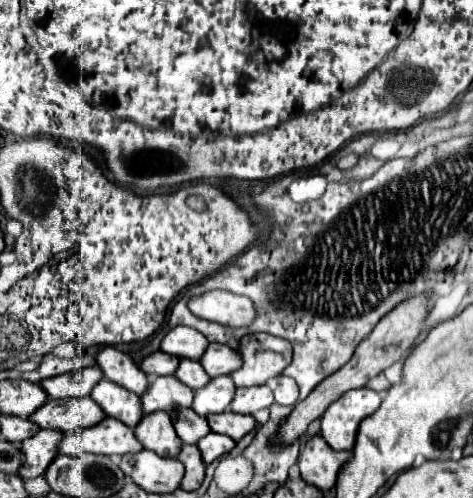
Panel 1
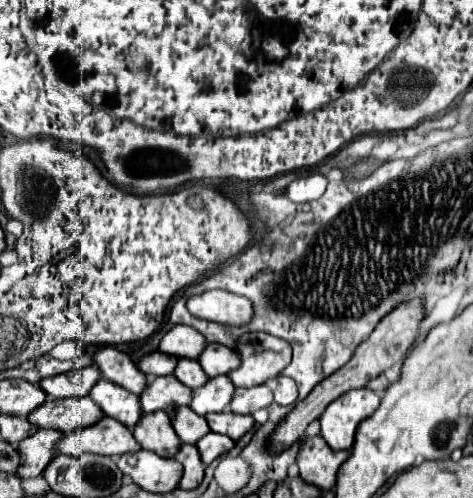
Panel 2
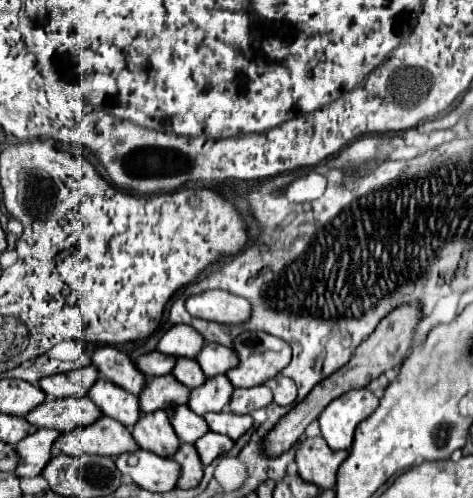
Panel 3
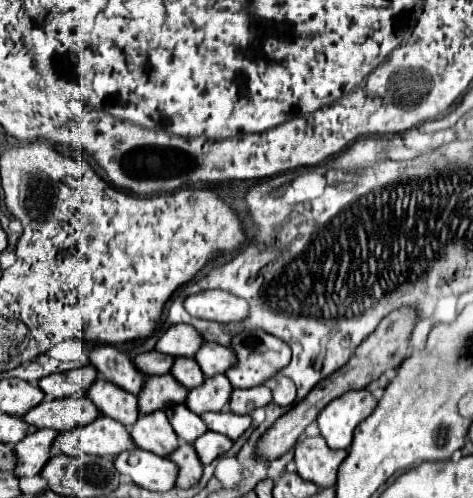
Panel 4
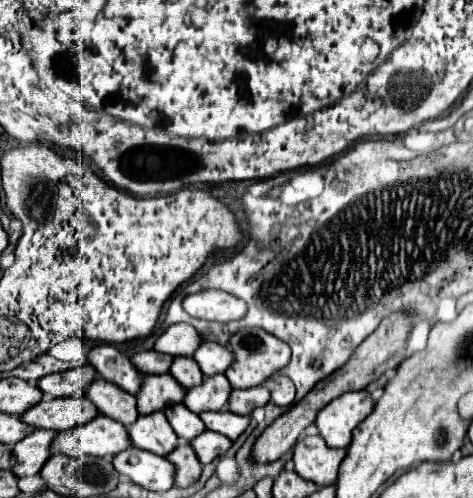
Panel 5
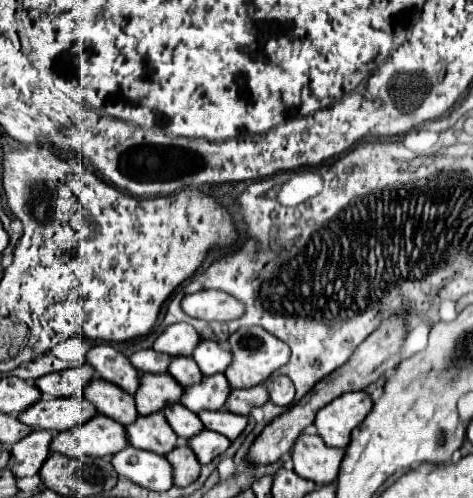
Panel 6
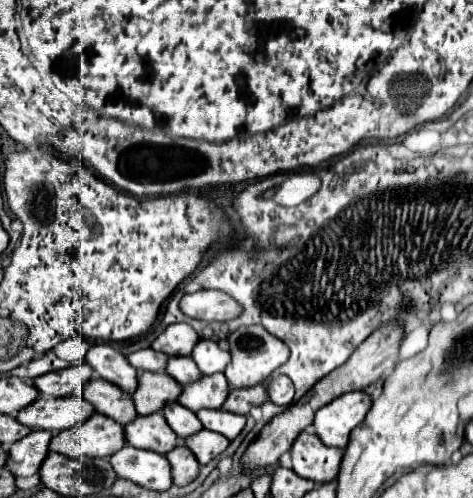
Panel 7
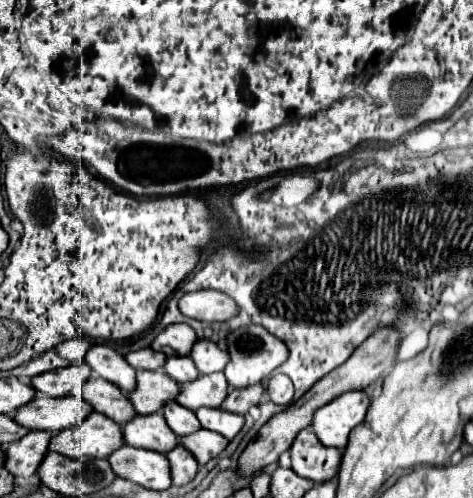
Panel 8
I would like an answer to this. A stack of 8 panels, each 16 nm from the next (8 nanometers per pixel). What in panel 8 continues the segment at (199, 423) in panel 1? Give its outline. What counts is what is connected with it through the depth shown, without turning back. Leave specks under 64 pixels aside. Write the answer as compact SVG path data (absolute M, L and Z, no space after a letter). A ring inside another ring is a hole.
M168 402L164 408L164 418L168 422L168 426L174 430L176 436L188 436L196 430L202 428L200 420L196 418L196 414L184 406L180 406L178 402Z

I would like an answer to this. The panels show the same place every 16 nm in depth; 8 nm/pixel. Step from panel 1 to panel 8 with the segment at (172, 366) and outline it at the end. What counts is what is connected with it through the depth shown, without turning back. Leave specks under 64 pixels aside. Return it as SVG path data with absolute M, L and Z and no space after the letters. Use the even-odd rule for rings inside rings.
M144 348L138 352L132 352L126 356L128 364L132 364L136 370L162 370L168 356L162 352L154 352L152 348Z

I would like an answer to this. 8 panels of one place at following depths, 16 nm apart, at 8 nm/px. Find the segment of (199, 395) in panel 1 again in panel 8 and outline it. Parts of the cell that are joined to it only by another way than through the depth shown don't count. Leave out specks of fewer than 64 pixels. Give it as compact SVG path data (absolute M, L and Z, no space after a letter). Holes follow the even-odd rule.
M222 372L210 374L210 376L200 376L192 384L182 384L180 386L180 396L178 404L186 406L188 410L198 410L198 408L220 408L224 402L224 396L228 396L228 382Z

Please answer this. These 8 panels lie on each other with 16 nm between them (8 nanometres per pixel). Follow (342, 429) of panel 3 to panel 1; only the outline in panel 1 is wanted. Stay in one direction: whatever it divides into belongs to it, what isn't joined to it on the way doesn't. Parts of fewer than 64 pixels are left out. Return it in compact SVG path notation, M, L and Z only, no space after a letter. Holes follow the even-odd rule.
M370 388L350 390L340 400L328 406L322 416L322 436L334 450L352 450L360 422L376 412L380 394Z

